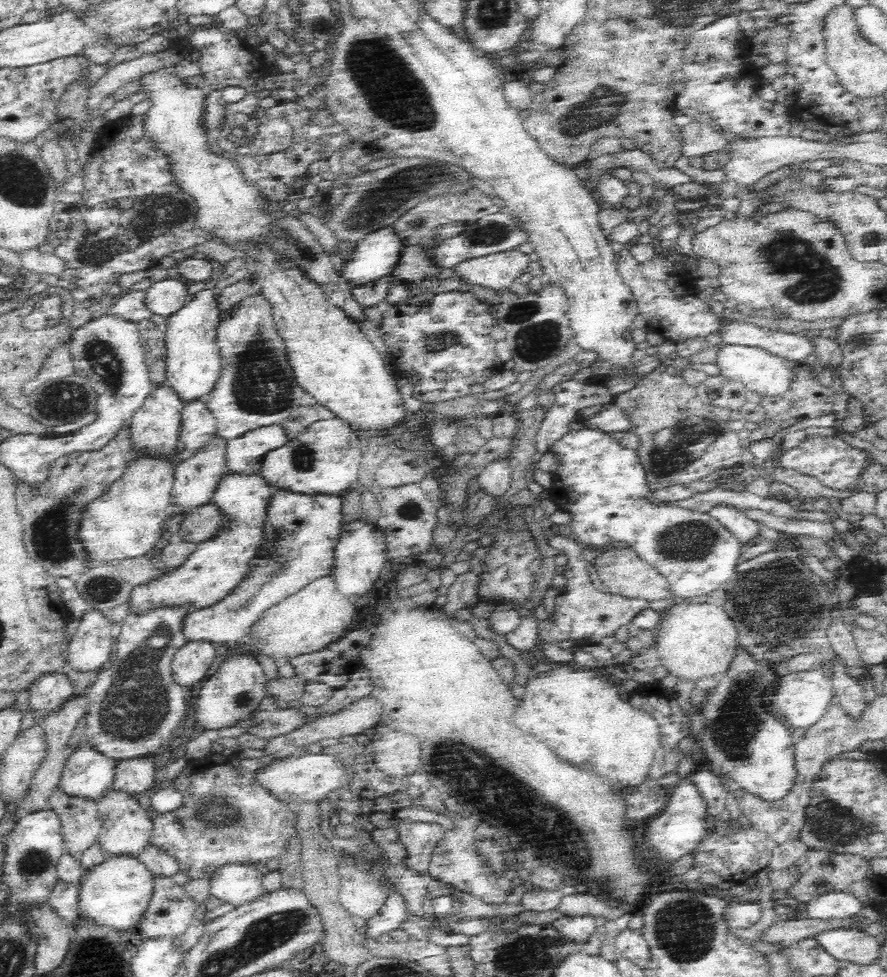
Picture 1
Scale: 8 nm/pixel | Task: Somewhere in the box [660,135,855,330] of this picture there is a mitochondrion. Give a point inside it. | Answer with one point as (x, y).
(811, 288)

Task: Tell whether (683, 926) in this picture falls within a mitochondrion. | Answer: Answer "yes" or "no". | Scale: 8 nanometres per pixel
yes

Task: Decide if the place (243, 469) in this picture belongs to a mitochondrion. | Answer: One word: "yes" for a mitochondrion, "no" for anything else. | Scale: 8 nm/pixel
no

